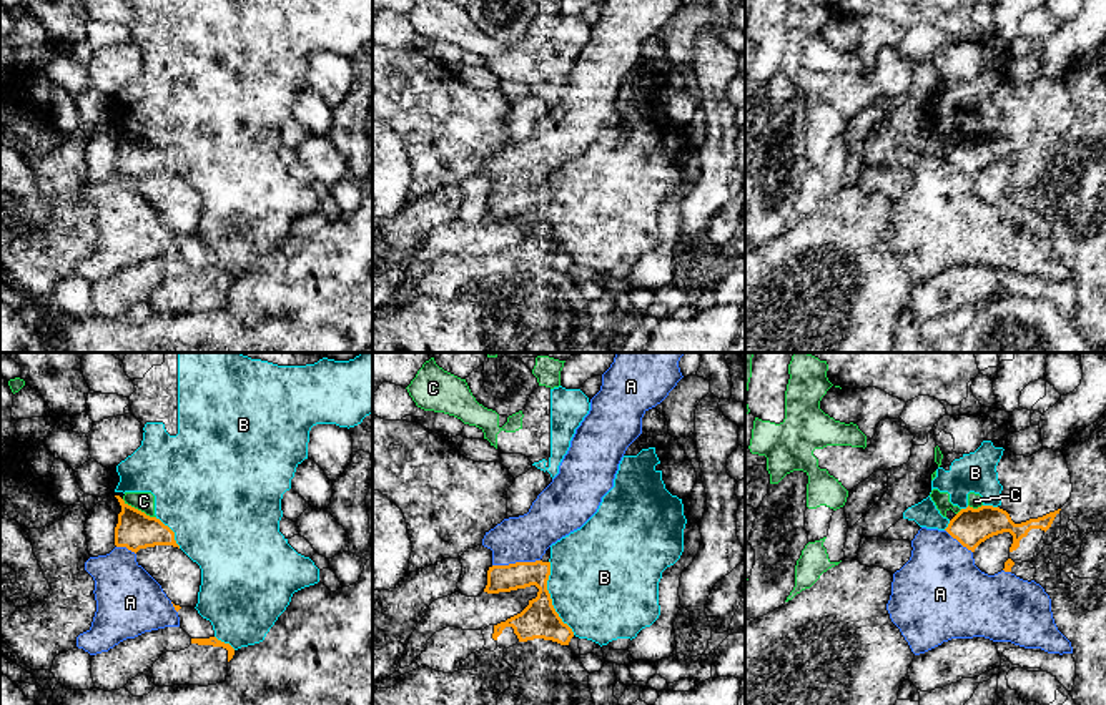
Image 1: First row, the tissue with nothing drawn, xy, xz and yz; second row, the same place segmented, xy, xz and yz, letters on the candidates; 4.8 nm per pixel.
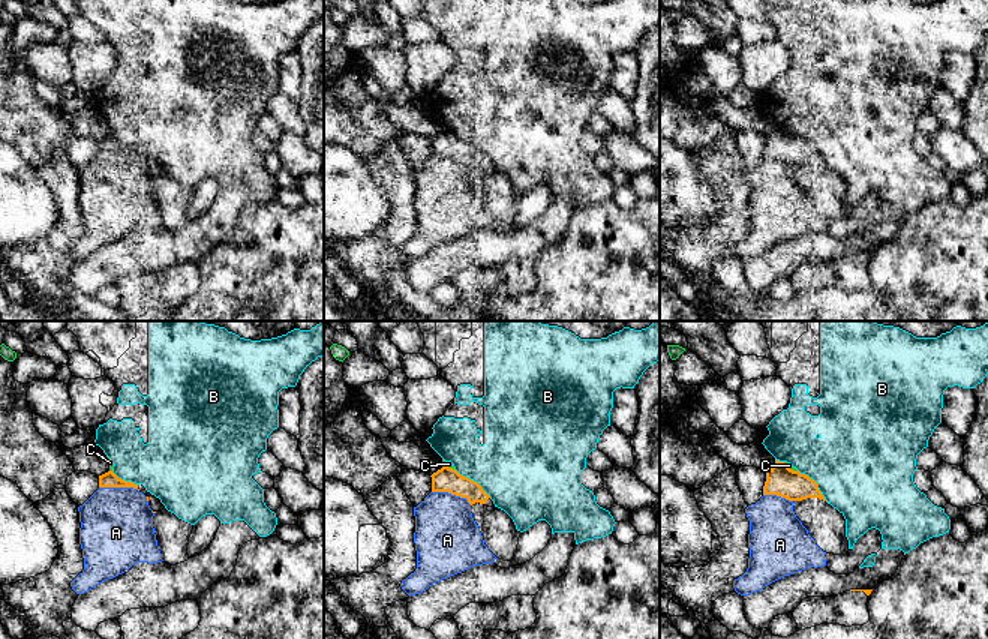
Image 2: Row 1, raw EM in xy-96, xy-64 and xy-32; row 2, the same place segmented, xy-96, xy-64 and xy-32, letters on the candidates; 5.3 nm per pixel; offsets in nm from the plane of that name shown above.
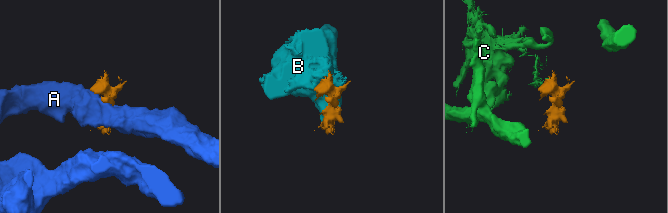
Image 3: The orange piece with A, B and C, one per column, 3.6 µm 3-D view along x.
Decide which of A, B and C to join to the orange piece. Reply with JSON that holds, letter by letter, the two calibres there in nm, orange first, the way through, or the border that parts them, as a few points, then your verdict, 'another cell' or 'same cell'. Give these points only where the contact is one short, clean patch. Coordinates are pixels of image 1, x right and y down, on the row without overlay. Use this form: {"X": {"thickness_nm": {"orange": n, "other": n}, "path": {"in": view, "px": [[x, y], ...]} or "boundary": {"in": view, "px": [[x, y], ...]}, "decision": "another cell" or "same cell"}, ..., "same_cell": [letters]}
{"A": {"thickness_nm": {"orange": 130, "other": 220}, "decision": "same cell"}, "B": {"thickness_nm": {"orange": 180, "other": 480}, "decision": "another cell"}, "C": {"thickness_nm": {"orange": 180, "other": 100}, "decision": "another cell"}, "same_cell": ["A"]}

